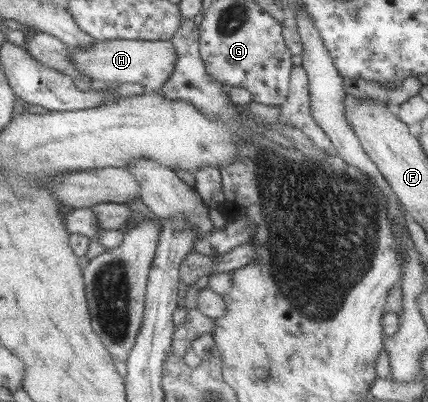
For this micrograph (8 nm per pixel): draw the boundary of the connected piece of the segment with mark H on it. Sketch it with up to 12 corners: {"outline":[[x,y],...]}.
{"outline":[[97,40],[72,50],[91,80],[162,91],[172,40]]}

